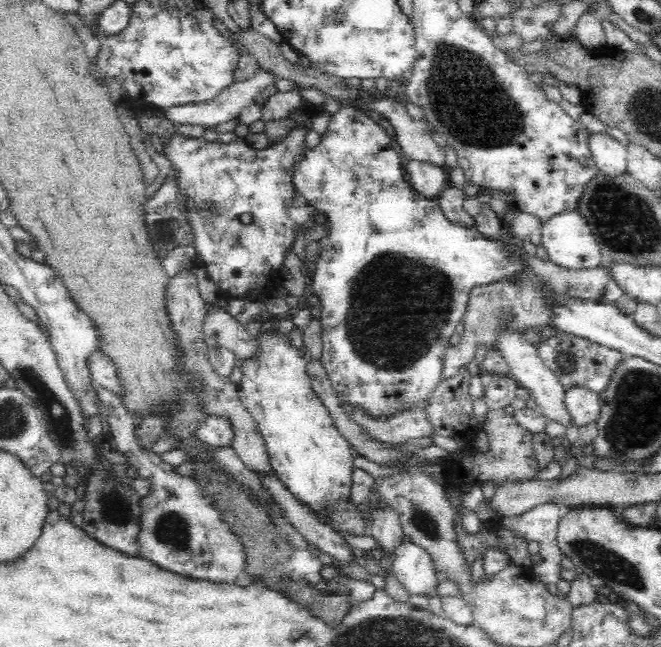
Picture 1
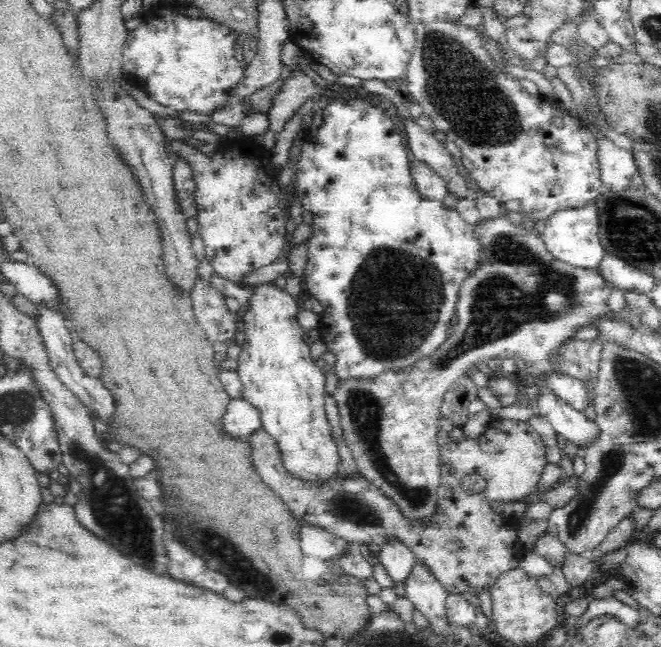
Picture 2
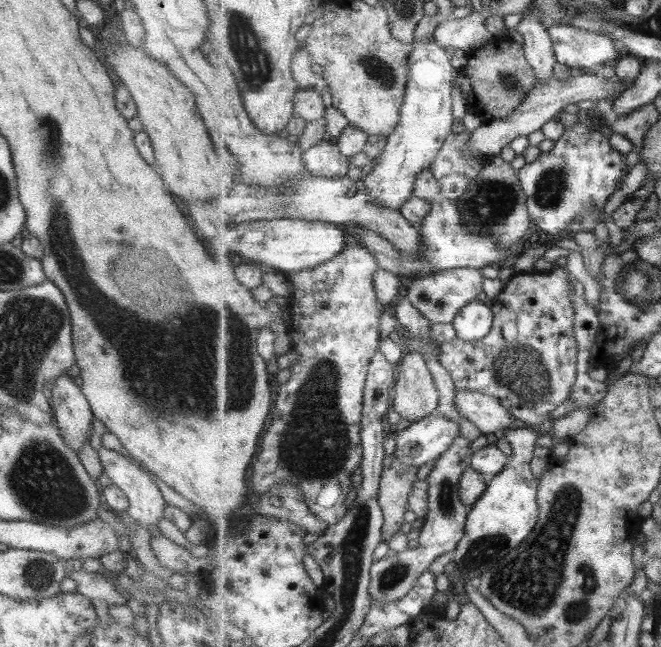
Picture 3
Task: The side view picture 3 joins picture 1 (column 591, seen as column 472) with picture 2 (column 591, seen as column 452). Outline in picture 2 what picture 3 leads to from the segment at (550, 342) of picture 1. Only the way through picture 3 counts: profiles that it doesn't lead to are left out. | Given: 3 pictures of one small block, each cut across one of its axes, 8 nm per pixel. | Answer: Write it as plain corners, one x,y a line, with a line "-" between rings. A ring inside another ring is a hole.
574,340
560,348
560,356
554,358
554,372
596,383
599,367
601,340

